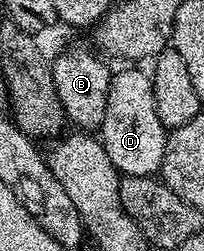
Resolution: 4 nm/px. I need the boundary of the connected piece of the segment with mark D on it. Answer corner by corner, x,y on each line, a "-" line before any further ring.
121,71
109,80
109,96
107,97
107,113
99,128
101,144
107,149
107,157
111,157
111,165
122,175
156,176
161,170
167,128
160,123
156,113
156,99
153,96
153,80
141,71

